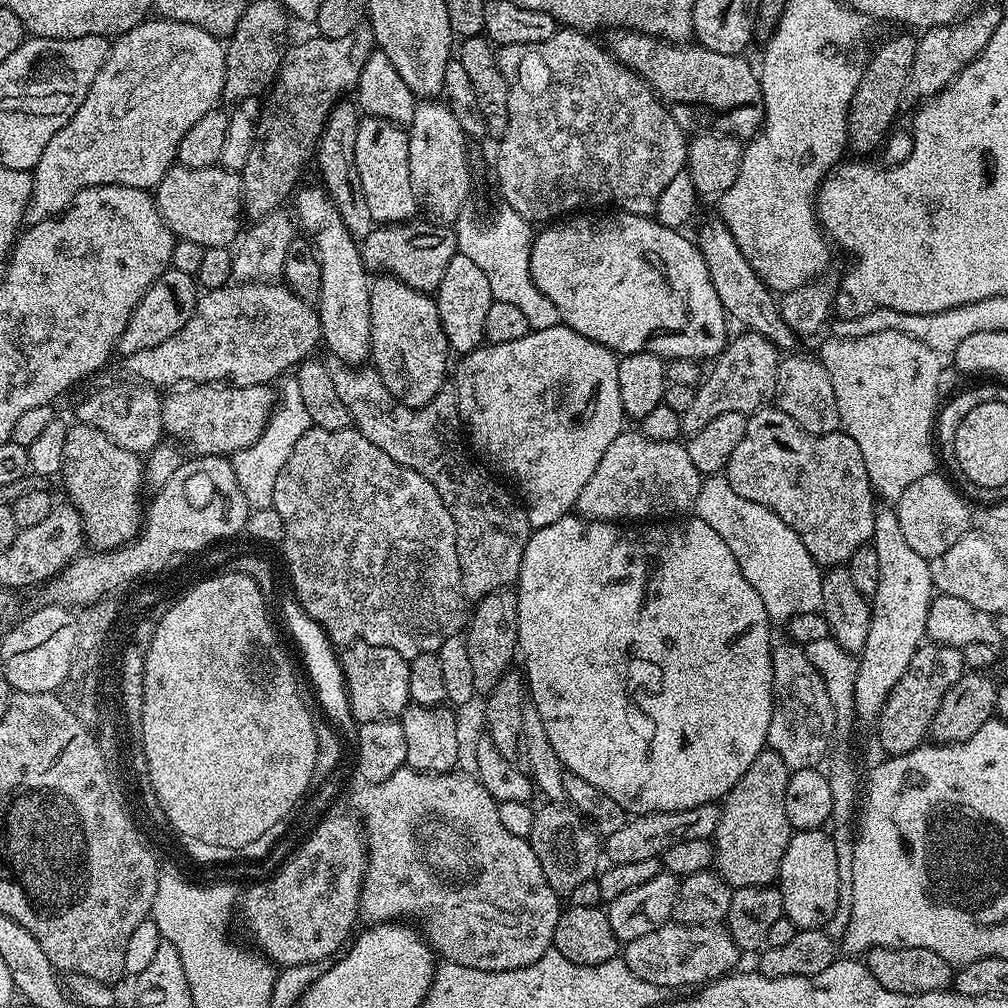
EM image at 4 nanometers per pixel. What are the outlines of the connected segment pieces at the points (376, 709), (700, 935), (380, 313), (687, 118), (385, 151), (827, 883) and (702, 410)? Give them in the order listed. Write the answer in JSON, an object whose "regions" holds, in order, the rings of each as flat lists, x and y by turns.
{"regions":[[[361,640,349,644,339,653,344,681,348,687,348,701,352,719,357,725,379,720,394,720,404,715,410,701,410,670,408,661,398,650,374,646]],[[669,922,642,938,627,941,622,948,622,958,626,966,630,966,630,974,661,990,695,989,697,986,710,984,713,980,729,975,739,965,736,963,740,957,741,948,735,944,727,928,714,924,694,926]],[[380,274,371,281,370,298,370,342,371,367,382,378,386,390,394,394,398,402,408,409,426,406,445,387,444,375,449,375,448,356,450,349,442,322,438,318,438,306,427,292,419,292,406,282,391,274]],[[616,30,611,36,612,55,631,72,638,73,656,91,656,95,671,106,672,116,681,128,691,129,691,124,695,122,692,108,713,108,716,112,724,112,723,131,741,142,755,137,764,127,760,78,754,64,752,68,747,60,747,55,718,54,695,42,669,42,631,30]],[[380,116,361,119,358,142,354,142,354,158,358,162,358,178,362,178,362,194,366,194,366,207,377,225,403,224,417,215,418,192,410,176,407,146,408,134,401,125,391,124]],[[820,828,793,831,786,854,782,854,778,889,784,903,783,915,794,922,797,930,824,928,834,918,838,906,838,854,827,831]],[[747,330,739,334,741,336,733,335,719,356,715,357,711,365,713,368,709,372,707,369,706,375,696,388,690,410,682,413,680,431,685,437,698,434,702,426,714,422,714,418,719,418,721,414,748,416,765,407,775,397,781,353,762,334]]]}

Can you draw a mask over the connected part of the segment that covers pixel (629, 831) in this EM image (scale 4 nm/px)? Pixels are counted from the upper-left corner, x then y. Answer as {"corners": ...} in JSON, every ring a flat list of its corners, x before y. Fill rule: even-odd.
{"corners":[[703,804,690,810,670,810,669,812,642,812,625,819,622,830,614,830,602,844,602,852,609,856,612,864,622,862,643,862,646,858,660,858,670,846,678,842,712,840,720,821,720,804]]}

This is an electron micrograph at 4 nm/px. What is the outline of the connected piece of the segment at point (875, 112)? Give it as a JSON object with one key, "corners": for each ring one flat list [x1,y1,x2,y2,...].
{"corners":[[904,34,908,36,892,36,872,57,868,60,868,65,863,65,860,73,860,81,854,90,854,98,850,102,850,110,848,111,848,144,856,154,868,154,871,148,879,149,885,143,886,137,889,135,892,123,896,120,896,115,900,112,900,99,906,96,908,92,908,79,910,78,910,70,914,62,914,54,916,53,917,37,912,34]]}

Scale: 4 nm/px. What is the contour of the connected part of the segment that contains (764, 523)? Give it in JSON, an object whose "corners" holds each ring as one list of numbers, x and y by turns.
{"corners":[[712,474,700,485,700,493,694,505,695,515,710,530,715,530,730,546,730,554,738,561,746,582,758,590,762,606,766,606,769,617,776,622,786,622,800,612,819,612,822,602,822,568,802,546,802,538,778,518,766,506,734,494,727,475]]}

